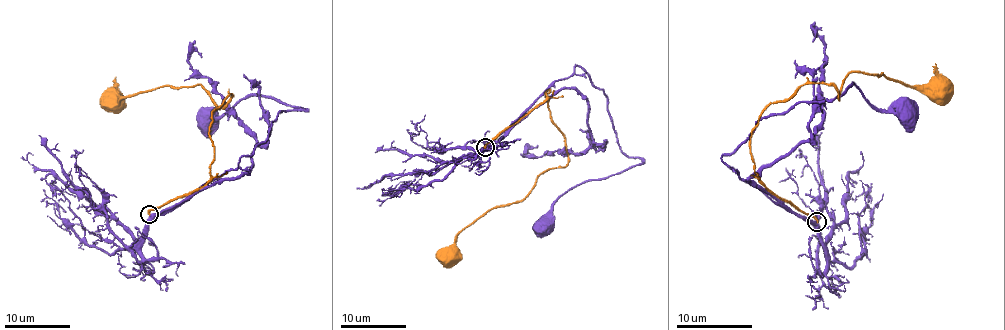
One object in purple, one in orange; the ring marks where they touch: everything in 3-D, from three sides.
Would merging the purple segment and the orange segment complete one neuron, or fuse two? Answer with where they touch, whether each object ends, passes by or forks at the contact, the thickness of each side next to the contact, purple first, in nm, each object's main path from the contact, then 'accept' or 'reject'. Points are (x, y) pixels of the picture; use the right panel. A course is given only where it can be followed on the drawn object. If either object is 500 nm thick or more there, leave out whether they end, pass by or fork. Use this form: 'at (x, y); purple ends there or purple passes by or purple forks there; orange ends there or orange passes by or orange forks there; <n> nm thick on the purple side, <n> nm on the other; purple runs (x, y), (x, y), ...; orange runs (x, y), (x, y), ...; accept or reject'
at (817, 222); purple passes by; orange ends there; 420 nm thick on the purple side, 240 nm on the other; purple runs (817, 222), (775, 205), (722, 155), (736, 151), (760, 119), (832, 99), (851, 85), (876, 108), (904, 114); orange runs (817, 222), (758, 178), (751, 157), (758, 115), (806, 83), (832, 85), (838, 98), (851, 72), (951, 90); reject

